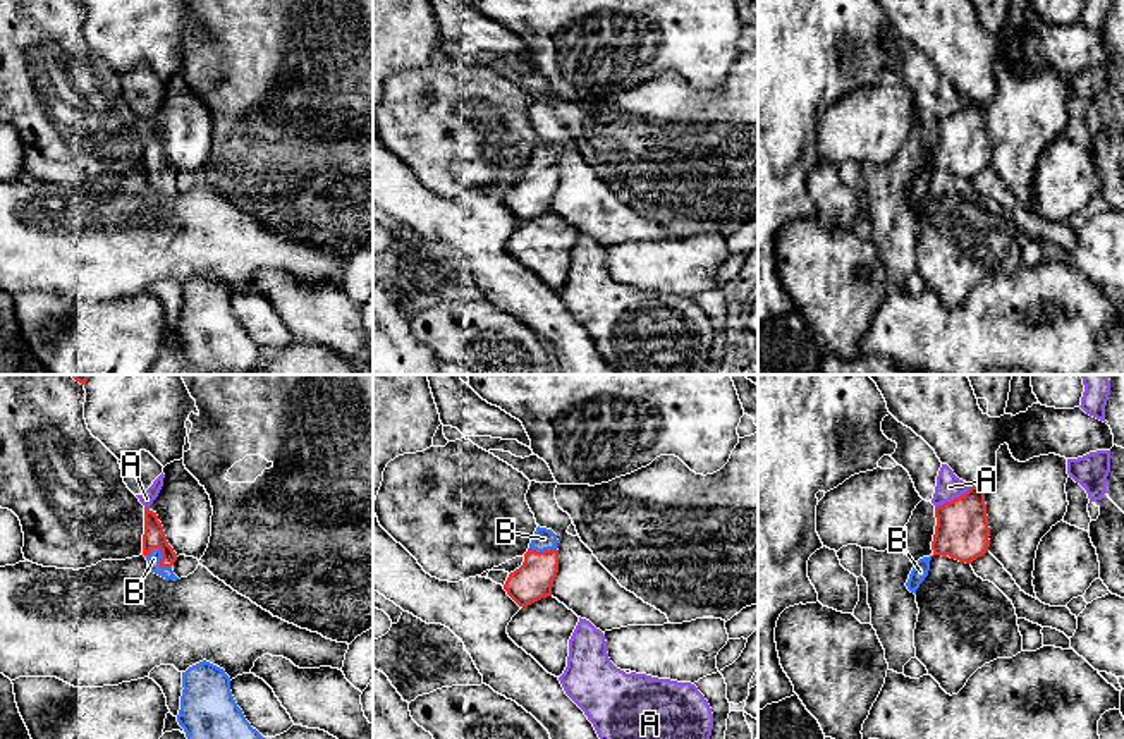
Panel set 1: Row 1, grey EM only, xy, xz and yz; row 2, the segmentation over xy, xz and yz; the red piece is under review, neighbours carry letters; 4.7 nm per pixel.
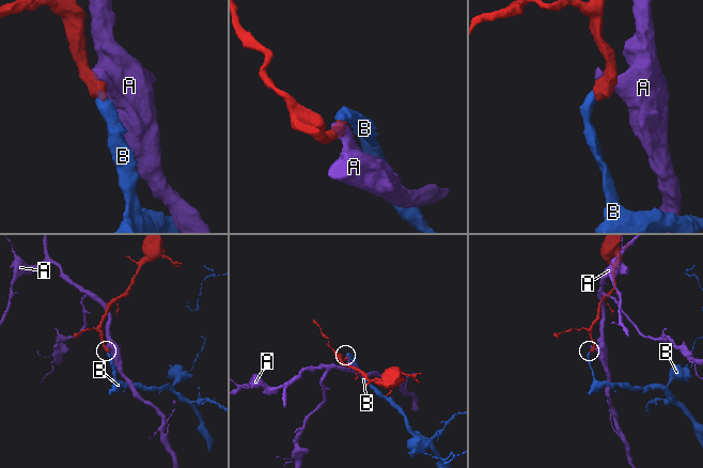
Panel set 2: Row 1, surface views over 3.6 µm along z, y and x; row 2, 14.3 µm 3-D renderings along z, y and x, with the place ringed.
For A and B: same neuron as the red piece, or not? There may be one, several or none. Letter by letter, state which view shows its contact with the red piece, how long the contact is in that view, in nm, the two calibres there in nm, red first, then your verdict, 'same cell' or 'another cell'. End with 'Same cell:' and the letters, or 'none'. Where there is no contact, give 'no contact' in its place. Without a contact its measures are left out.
A: yz | 200 nm | 240/120 nm | another cell
B: xy | 140 nm | 100/60 nm | same cell
Same cell: B

